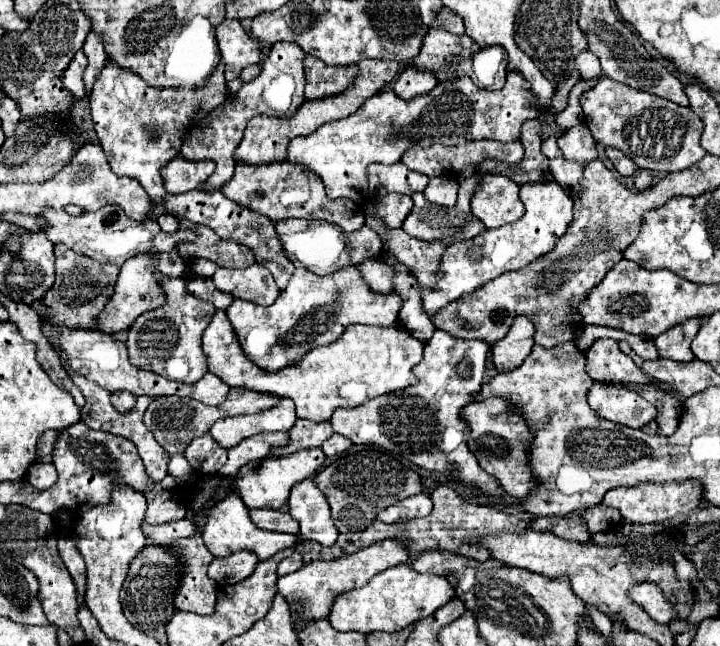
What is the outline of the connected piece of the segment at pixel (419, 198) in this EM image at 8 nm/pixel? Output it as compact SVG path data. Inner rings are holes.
M471 176L459 186L459 200L455 208L443 208L425 200L423 194L413 194L413 208L403 222L403 230L419 240L447 240L457 234L461 226L473 218L471 196L479 178Z

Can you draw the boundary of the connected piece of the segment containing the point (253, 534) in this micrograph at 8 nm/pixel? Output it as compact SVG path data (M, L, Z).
M237 492L229 494L225 500L221 500L219 504L215 504L209 512L209 518L207 518L207 524L203 526L203 540L205 540L205 546L209 548L209 552L217 558L221 556L229 556L237 550L251 550L259 556L259 560L265 560L265 558L271 558L273 554L277 554L279 550L285 550L285 548L291 548L299 538L293 536L293 534L277 534L277 532L267 532L267 530L261 530L257 528L251 518L249 518L249 510L247 506L243 504L241 496Z

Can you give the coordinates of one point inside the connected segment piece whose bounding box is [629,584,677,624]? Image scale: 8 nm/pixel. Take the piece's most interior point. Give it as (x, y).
(648, 596)

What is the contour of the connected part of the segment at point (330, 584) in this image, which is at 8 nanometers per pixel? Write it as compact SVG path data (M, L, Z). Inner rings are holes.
M385 538L385 540L381 540L381 542L373 544L373 546L361 548L357 552L347 554L347 556L341 556L337 560L305 564L297 572L279 578L279 592L287 598L287 602L293 602L293 600L299 600L301 602L303 618L307 618L307 620L323 618L323 616L329 614L329 608L331 608L333 598L337 594L363 586L375 574L379 574L379 572L383 572L383 570L387 570L391 566L405 564L409 560L409 552L405 548L407 546L403 544L403 540L399 540L399 538Z

